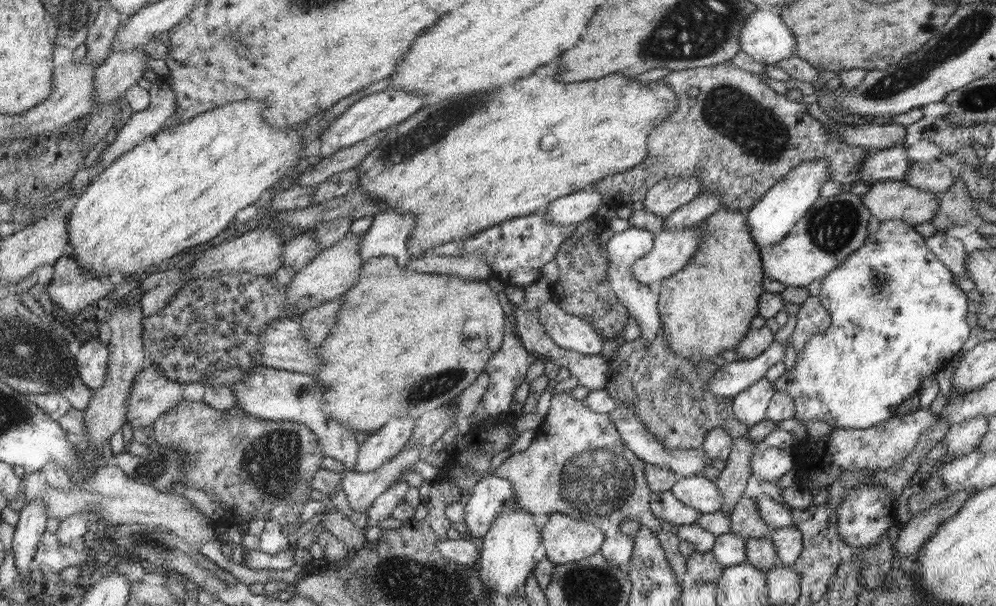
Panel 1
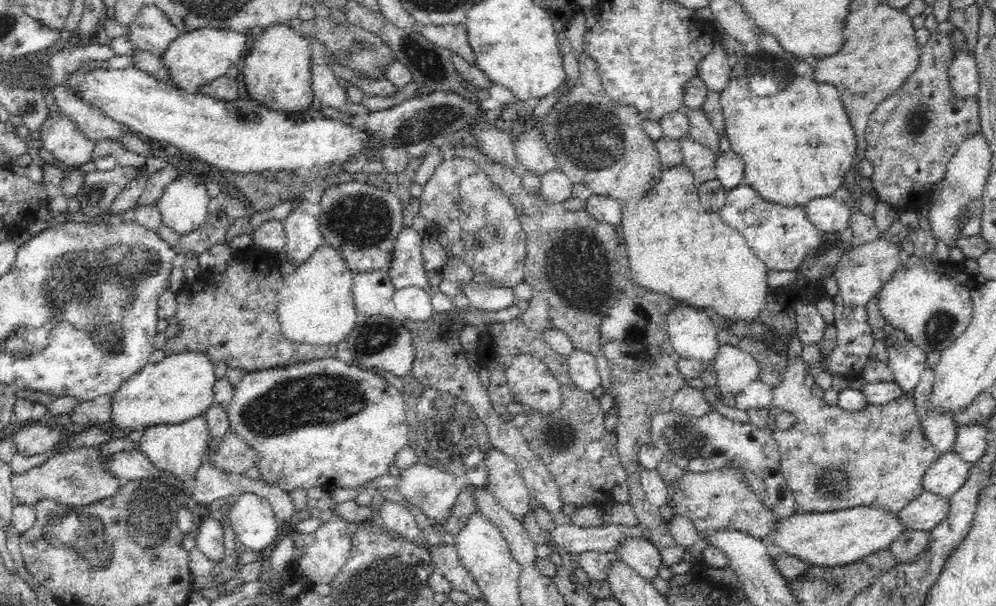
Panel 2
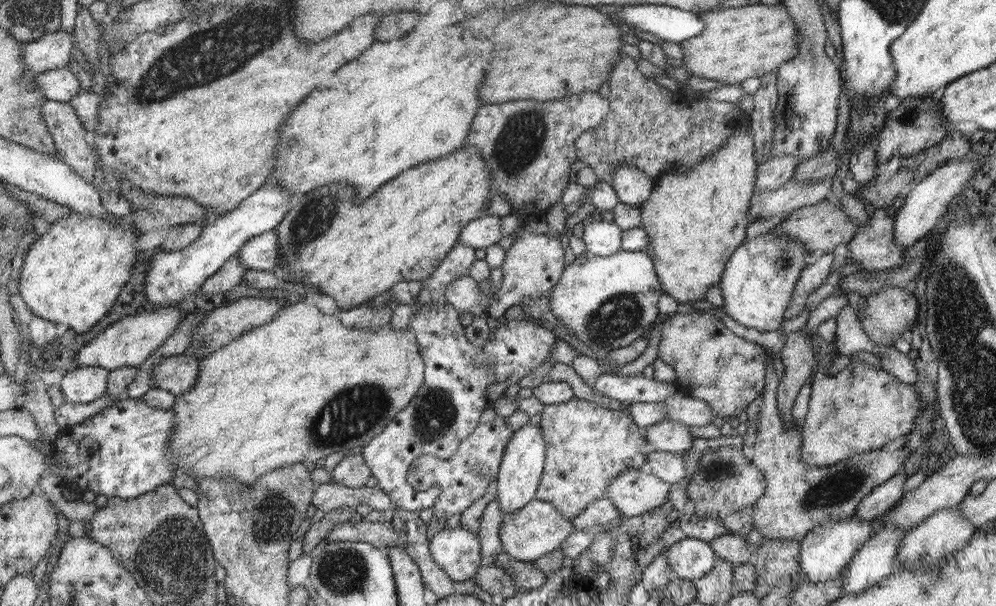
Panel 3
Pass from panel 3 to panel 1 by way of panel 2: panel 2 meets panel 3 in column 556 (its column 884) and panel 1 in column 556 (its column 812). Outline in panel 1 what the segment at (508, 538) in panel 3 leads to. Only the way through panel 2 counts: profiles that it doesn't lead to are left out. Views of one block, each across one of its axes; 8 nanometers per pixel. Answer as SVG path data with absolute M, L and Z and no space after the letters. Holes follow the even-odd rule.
M554 513L542 528L546 558L556 565L577 563L601 550L605 533L597 525Z

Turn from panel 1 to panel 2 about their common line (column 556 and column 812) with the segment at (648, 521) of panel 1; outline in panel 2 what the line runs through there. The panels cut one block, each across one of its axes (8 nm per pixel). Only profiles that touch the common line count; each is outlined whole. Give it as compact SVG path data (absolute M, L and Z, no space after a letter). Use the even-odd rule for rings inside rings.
M792 356L780 386L773 389L771 405L795 416L795 423L790 428L783 431L775 429L771 433L781 452L780 471L784 473L789 490L796 496L796 506L806 513L820 513L879 505L898 514L911 500L922 494L923 476L938 459L938 452L916 426L916 406L904 396L892 403L868 406L852 412L838 405L828 405L807 387L806 365L804 359Z

